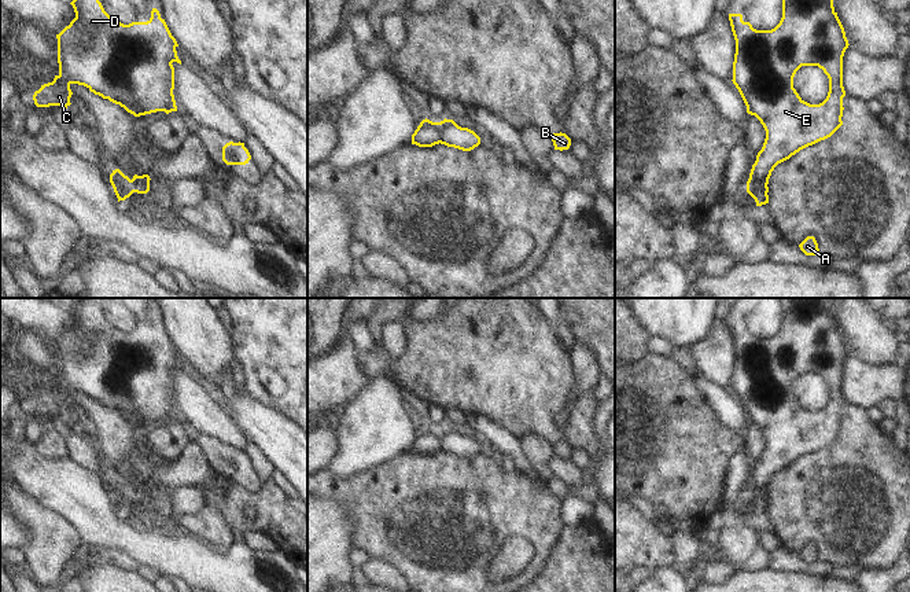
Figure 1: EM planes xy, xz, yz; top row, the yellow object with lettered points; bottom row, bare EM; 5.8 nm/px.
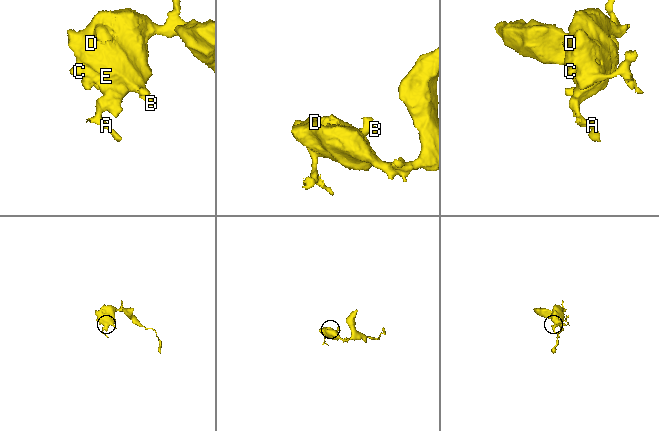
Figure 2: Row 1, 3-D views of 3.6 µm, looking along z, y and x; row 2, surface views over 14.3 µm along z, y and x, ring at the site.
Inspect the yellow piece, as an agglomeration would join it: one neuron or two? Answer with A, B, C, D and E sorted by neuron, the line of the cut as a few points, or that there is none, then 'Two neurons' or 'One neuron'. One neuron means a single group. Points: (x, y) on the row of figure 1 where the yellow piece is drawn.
Groups: A / B C D E. Split along yz (766, 184), (756, 180), (747, 188). Two neurons.

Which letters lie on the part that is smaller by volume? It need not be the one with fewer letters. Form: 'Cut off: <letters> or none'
Cut off: A

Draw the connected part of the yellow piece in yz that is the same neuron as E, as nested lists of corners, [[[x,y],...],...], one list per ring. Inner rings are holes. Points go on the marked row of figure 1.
[[[782,0],[782,18],[771,30],[754,29],[749,22],[743,21],[741,14],[729,14],[729,21],[736,40],[732,81],[747,113],[755,115],[766,130],[747,188],[752,188],[756,180],[767,185],[778,163],[830,137],[843,125],[843,56],[850,44],[833,0]],[[802,66],[818,66],[828,76],[829,92],[822,103],[804,102],[793,88],[793,77]]]

